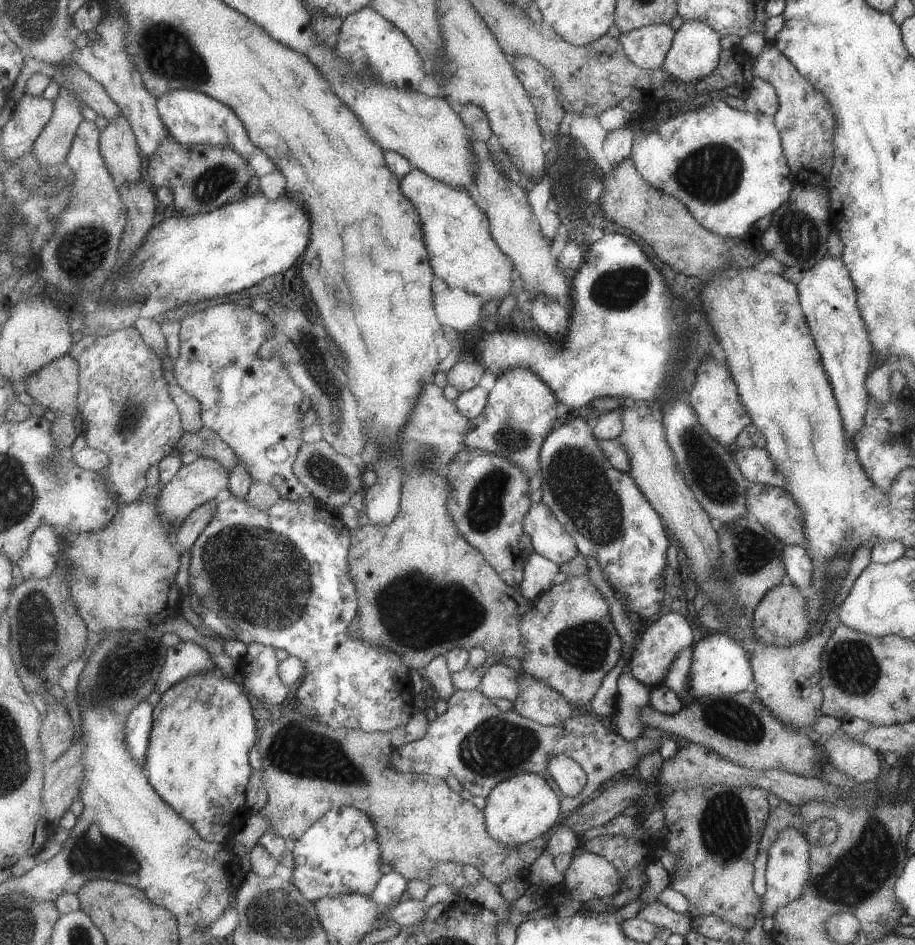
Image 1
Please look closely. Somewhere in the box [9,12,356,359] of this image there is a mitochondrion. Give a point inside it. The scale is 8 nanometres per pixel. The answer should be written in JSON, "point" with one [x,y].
{"point":[167,55]}

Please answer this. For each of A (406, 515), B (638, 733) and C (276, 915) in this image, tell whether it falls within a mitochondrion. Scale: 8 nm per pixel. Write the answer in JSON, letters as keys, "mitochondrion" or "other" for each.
{"A":"other","B":"other","C":"mitochondrion"}

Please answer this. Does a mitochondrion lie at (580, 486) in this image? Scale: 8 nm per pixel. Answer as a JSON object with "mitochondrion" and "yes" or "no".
{"mitochondrion":"yes"}

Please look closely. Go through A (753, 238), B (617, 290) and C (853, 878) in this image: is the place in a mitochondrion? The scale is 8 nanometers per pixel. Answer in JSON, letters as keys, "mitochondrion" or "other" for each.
{"A":"other","B":"mitochondrion","C":"mitochondrion"}

